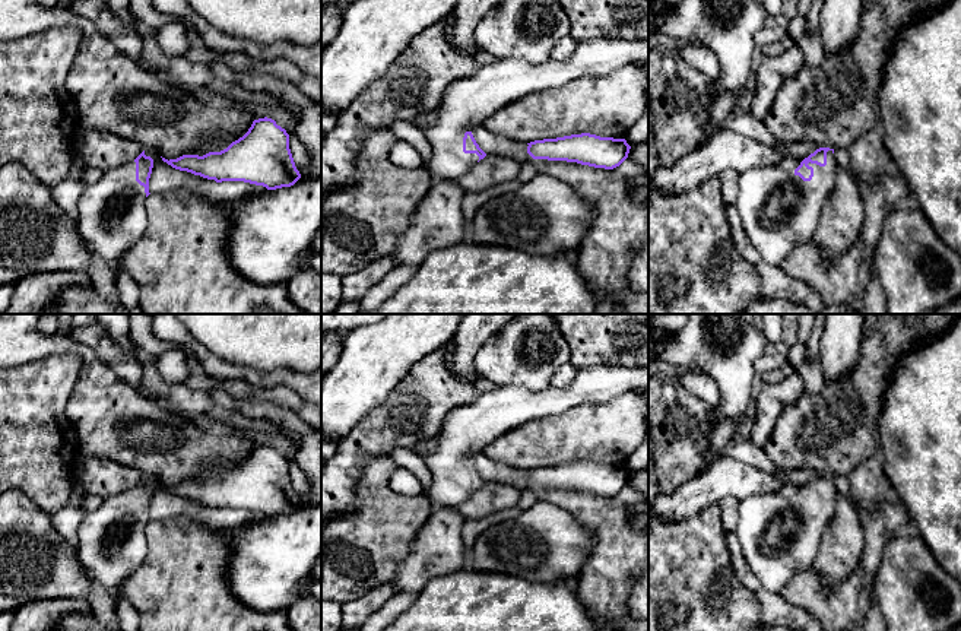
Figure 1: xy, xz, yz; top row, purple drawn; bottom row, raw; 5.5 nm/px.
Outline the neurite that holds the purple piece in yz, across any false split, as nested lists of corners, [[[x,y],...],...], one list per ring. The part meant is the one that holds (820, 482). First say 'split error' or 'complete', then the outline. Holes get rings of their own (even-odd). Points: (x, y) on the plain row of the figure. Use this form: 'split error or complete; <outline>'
split error; [[[819,475],[792,498],[768,492],[739,501],[738,542],[764,589],[780,593],[797,571],[813,567],[835,498],[834,476]]]

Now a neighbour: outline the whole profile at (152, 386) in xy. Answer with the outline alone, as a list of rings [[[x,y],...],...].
[[[139,348],[137,362],[143,368],[139,394],[145,399],[159,399],[164,403],[175,405],[177,408],[197,415],[210,415],[213,400],[207,391],[191,390],[185,383],[171,384],[165,381],[156,371],[153,362],[155,355]]]

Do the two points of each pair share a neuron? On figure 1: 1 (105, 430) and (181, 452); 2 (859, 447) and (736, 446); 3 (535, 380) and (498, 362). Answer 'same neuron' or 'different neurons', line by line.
1: same neuron
2: different neurons
3: same neuron

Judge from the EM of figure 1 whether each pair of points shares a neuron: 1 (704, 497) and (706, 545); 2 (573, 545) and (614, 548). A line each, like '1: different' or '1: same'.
1: different
2: different

